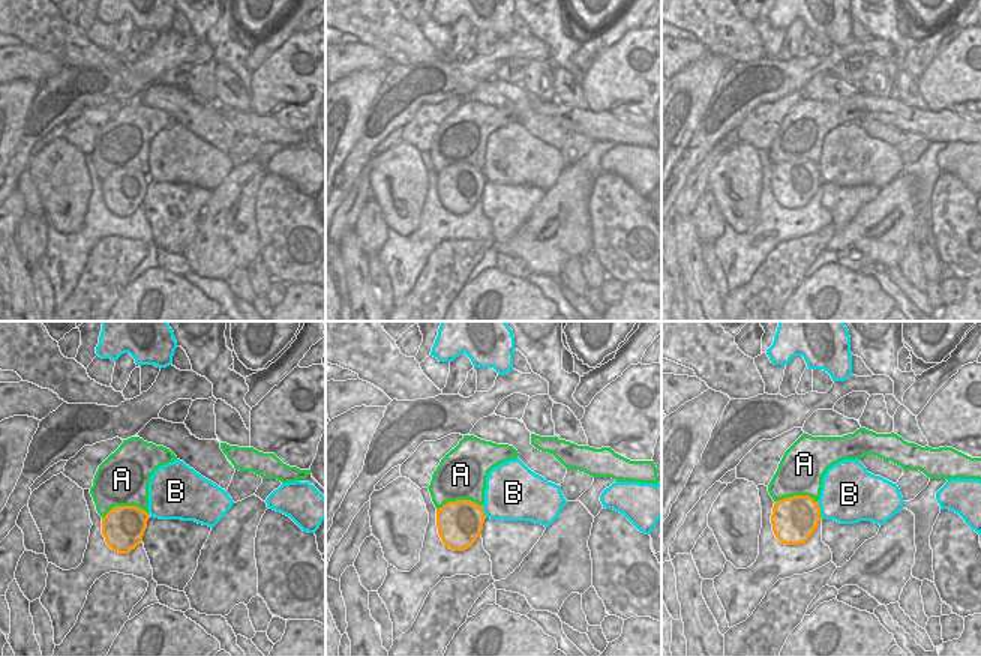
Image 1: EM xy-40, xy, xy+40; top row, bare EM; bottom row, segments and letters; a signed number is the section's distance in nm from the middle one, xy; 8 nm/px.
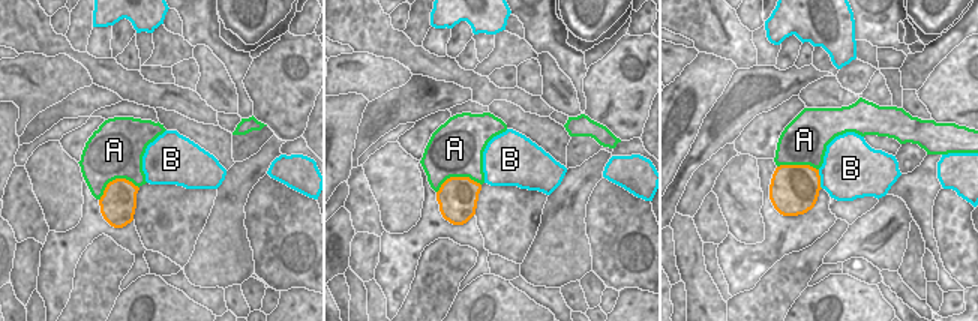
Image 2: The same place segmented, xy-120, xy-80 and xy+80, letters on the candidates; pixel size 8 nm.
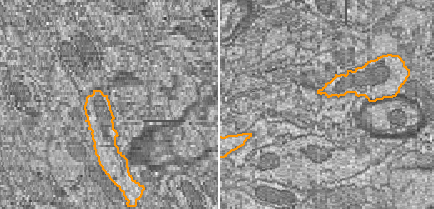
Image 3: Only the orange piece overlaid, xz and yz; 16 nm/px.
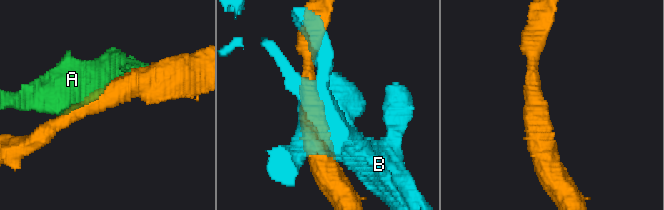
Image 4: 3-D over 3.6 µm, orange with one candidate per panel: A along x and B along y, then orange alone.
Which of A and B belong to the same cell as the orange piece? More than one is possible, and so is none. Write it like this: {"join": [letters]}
{"join": []}

